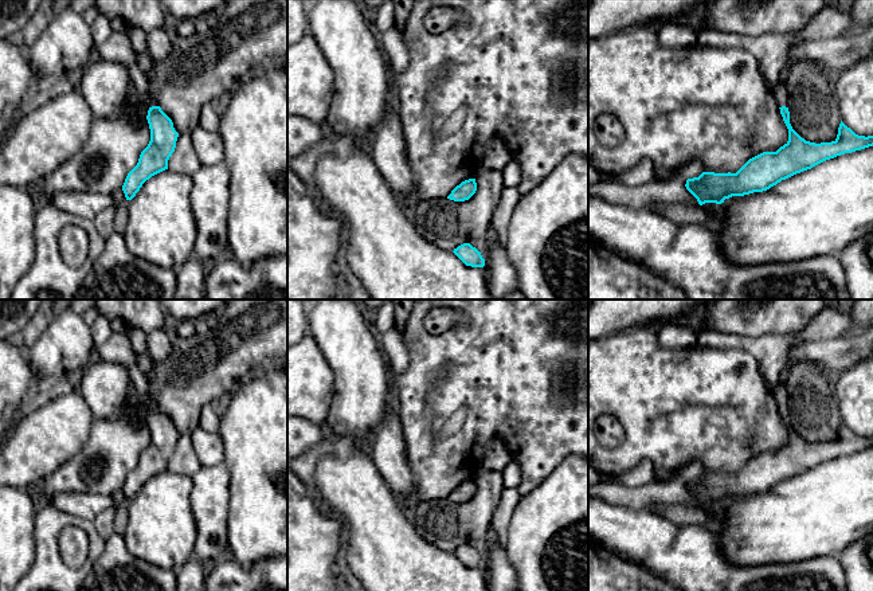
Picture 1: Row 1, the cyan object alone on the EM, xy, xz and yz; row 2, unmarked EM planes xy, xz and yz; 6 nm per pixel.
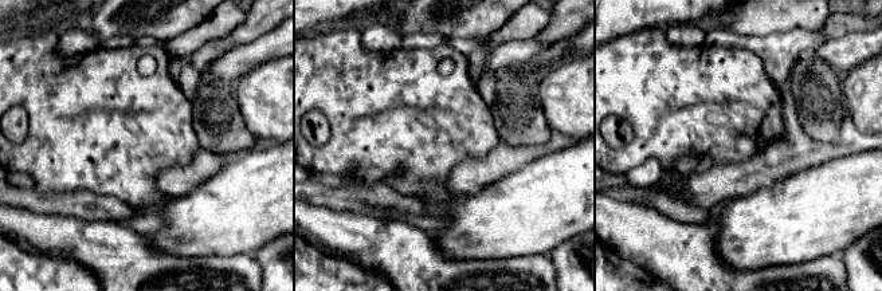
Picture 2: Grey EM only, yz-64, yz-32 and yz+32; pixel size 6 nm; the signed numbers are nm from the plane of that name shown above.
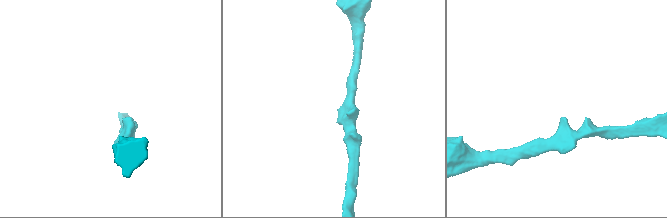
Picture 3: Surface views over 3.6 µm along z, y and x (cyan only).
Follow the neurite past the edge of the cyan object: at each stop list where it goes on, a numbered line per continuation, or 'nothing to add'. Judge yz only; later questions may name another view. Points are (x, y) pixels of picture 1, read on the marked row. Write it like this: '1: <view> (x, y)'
1: yz (780, 93)

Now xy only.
1: xy (139, 78)

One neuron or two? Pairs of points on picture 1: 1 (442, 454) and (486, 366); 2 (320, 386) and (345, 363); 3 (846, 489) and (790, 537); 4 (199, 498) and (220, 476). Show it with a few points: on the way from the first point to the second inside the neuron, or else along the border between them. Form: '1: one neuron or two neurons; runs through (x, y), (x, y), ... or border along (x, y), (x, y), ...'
1: one neuron; runs through (446, 433), (451, 403), (466, 387)
2: two neurons; border along (317, 345), (333, 374), (333, 398), (331, 403)
3: one neuron; runs through (833, 503), (826, 509), (814, 513), (803, 524)
4: one neuron; runs through (204, 493), (215, 481)

